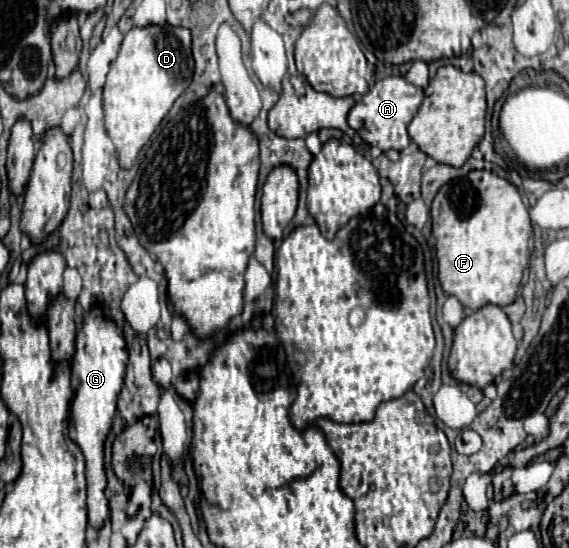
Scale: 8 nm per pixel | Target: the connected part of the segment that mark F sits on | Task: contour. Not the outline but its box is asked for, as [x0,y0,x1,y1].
[431,170,533,310]

